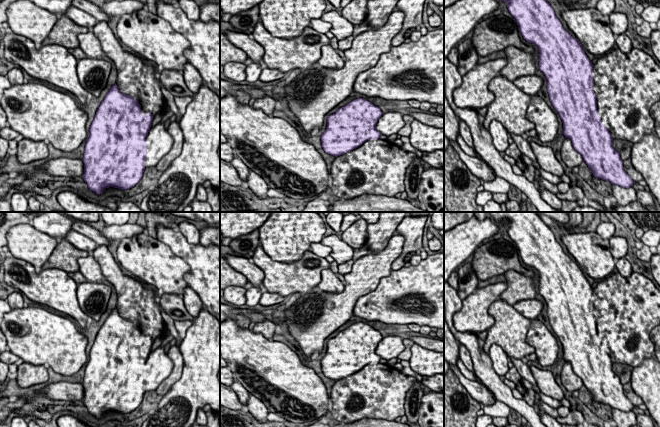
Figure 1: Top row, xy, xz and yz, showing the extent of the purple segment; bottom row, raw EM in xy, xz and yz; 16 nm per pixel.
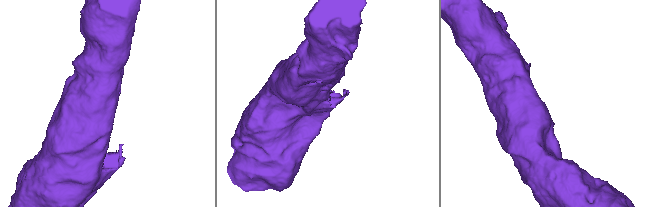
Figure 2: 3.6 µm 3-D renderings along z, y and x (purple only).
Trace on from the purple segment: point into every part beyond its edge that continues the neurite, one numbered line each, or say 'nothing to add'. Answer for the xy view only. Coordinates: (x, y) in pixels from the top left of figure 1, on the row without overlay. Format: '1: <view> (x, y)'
1: xy (159, 366)

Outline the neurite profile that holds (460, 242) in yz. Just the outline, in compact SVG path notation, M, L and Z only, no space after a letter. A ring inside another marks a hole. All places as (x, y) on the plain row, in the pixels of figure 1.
M473 216L468 221L444 232L444 282L485 240L492 239L499 226L490 218L479 220Z

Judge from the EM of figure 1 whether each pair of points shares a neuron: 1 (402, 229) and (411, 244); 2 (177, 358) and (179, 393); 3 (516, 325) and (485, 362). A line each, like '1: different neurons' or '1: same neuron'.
1: same neuron
2: different neurons
3: different neurons

